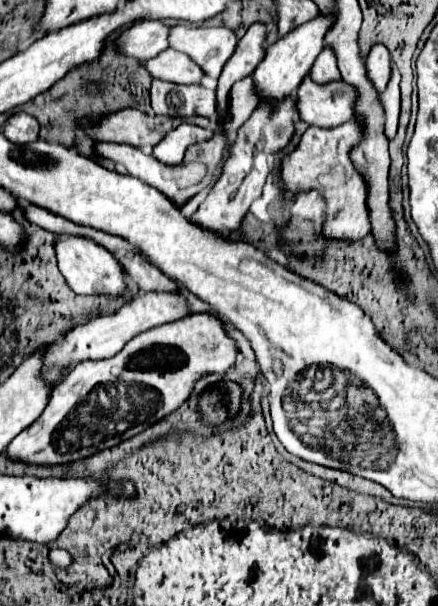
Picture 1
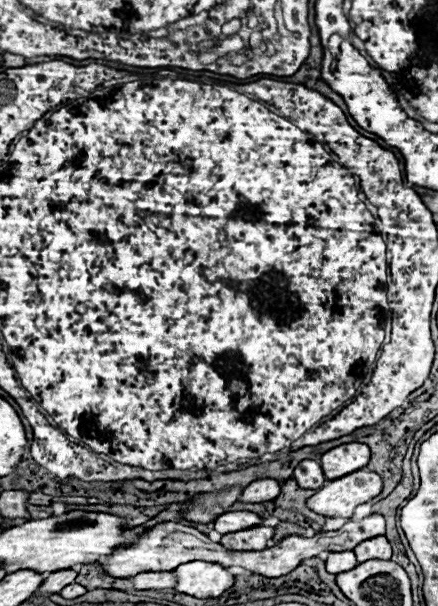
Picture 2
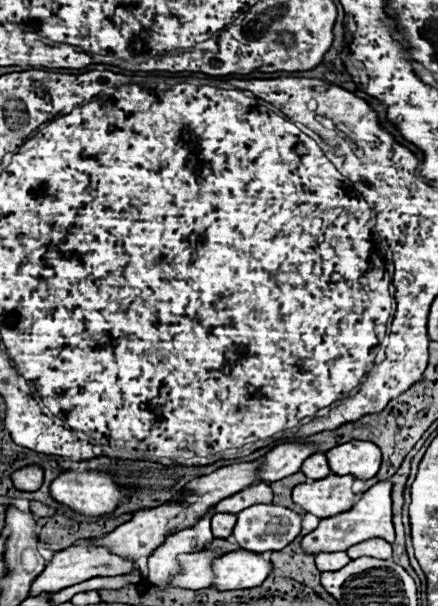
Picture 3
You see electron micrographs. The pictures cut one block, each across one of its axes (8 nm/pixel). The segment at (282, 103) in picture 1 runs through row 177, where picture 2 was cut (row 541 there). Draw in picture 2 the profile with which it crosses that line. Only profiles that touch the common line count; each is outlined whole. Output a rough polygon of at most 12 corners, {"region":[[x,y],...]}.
{"region":[[254,526],[224,534],[230,550],[264,550],[274,526]]}

